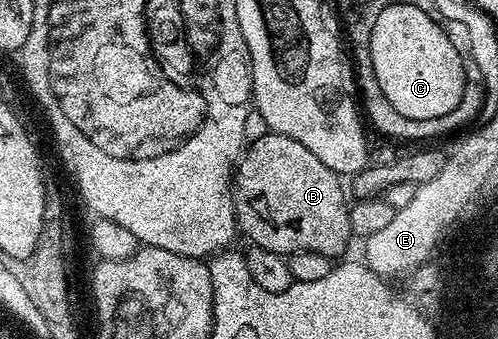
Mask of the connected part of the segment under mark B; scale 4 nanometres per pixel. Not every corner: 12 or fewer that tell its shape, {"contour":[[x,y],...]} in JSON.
{"contour":[[268,132],[234,171],[236,226],[259,250],[334,260],[343,179]]}

